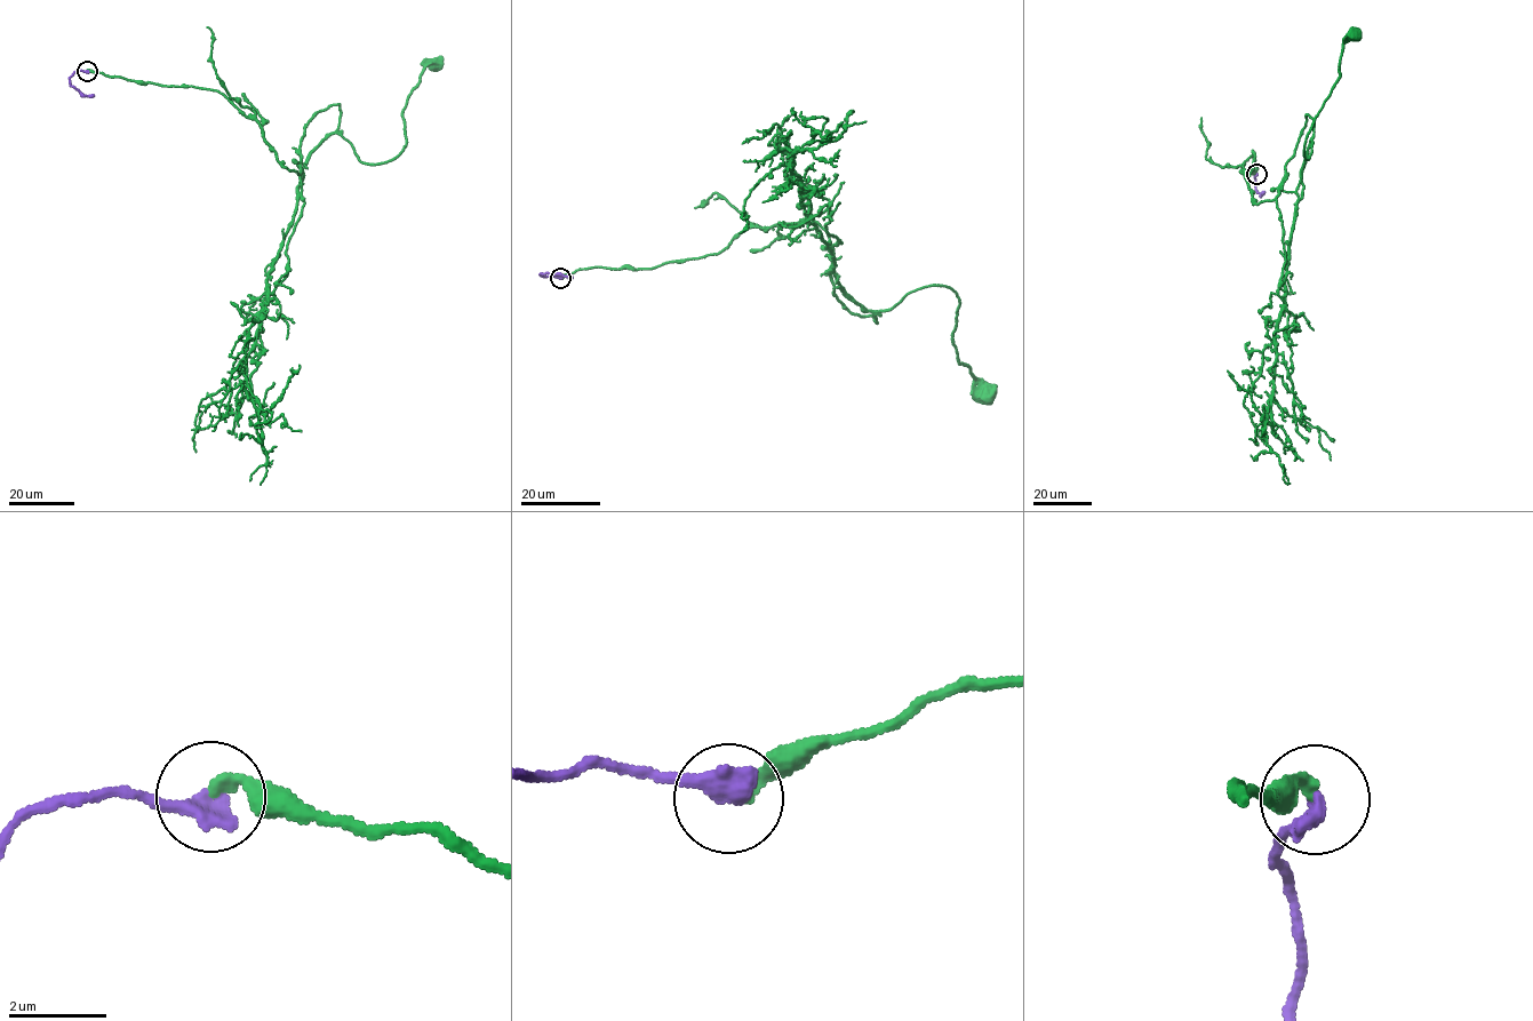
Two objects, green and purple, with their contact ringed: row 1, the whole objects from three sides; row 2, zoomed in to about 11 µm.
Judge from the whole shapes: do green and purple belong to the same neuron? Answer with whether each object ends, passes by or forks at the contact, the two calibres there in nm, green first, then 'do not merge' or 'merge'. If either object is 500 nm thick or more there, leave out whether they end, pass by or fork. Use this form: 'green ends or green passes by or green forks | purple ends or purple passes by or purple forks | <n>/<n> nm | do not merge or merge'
green ends | purple ends | 240/440 nm | merge

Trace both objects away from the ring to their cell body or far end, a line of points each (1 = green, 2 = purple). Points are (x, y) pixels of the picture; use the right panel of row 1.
1: (1256, 174), (1252, 156), (1242, 169), (1253, 204), (1295, 191), (1306, 138), (1354, 36)
2: (1256, 174), (1255, 190), (1261, 194), (1264, 191)

